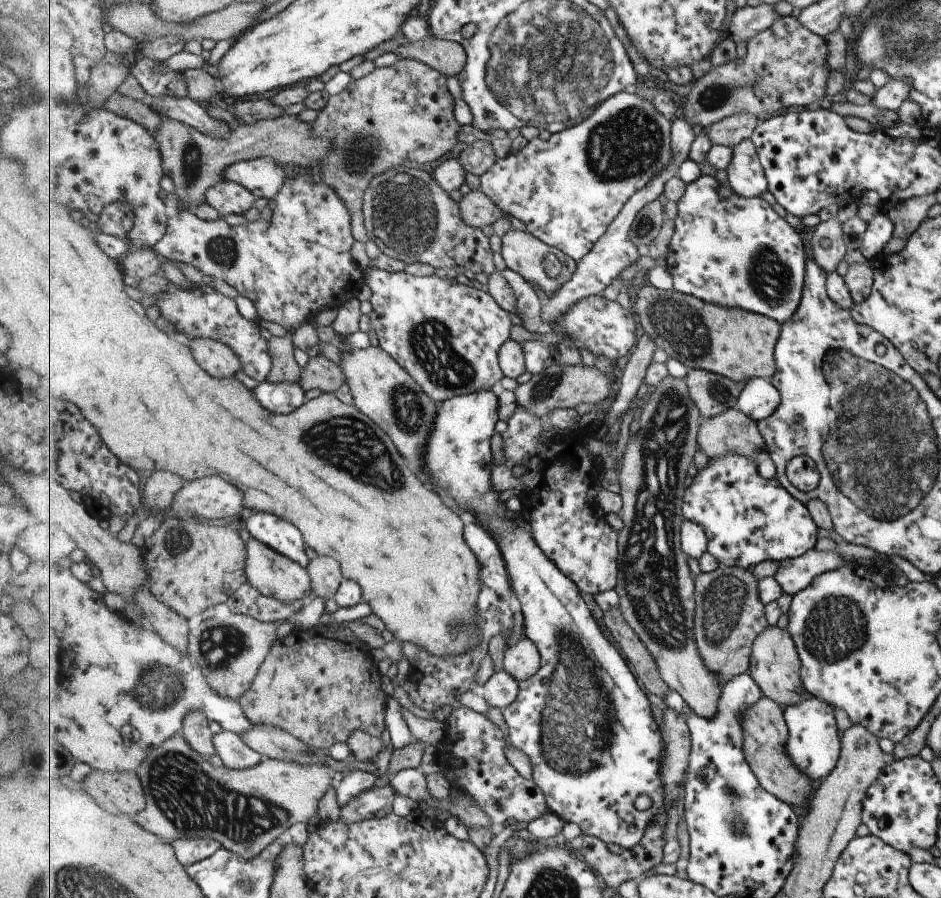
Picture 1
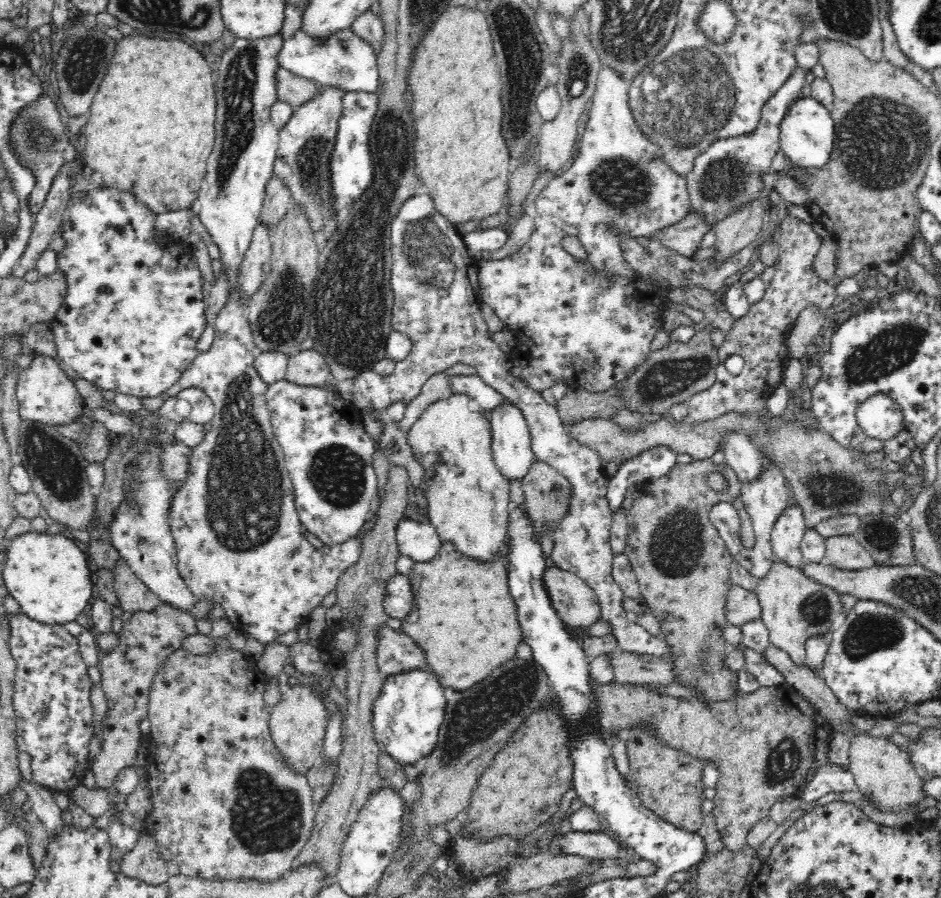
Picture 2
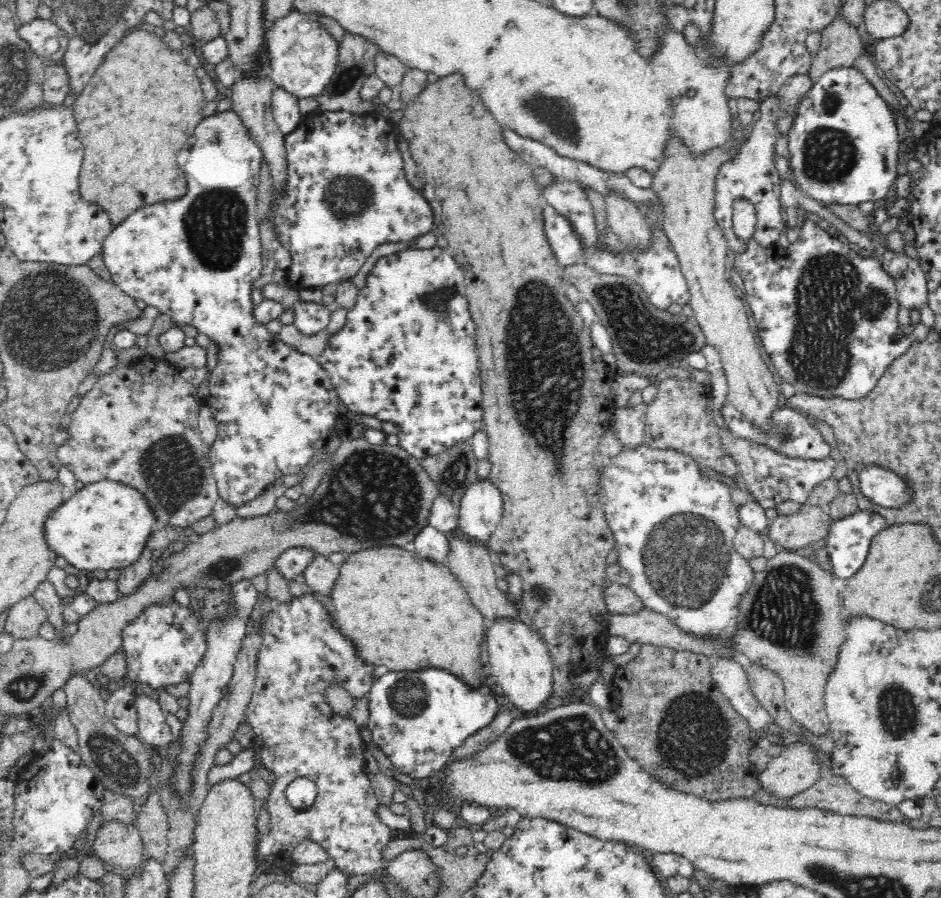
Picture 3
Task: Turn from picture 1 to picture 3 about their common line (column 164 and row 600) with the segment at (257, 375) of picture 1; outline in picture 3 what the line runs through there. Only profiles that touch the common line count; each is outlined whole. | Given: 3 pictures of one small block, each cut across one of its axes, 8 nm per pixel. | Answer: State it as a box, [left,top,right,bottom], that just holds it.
[242,591,394,876]

